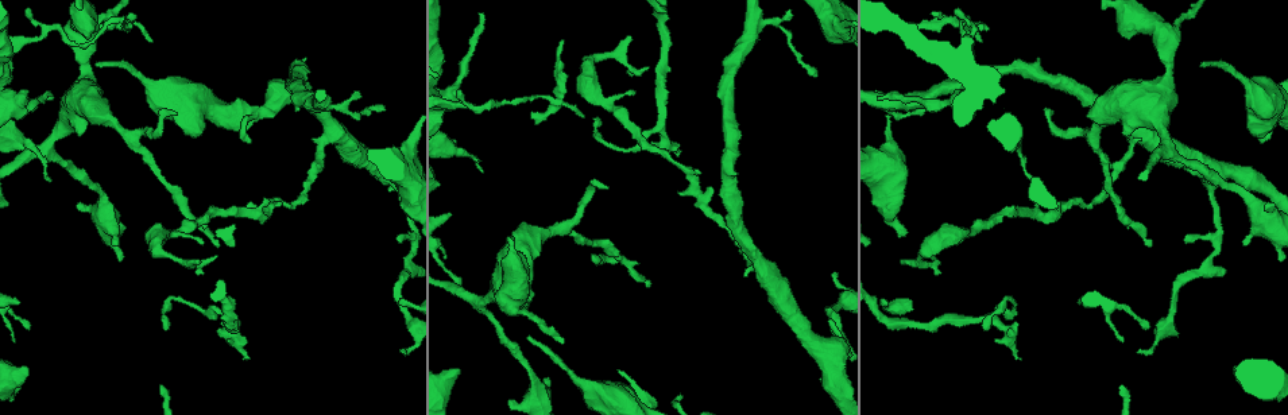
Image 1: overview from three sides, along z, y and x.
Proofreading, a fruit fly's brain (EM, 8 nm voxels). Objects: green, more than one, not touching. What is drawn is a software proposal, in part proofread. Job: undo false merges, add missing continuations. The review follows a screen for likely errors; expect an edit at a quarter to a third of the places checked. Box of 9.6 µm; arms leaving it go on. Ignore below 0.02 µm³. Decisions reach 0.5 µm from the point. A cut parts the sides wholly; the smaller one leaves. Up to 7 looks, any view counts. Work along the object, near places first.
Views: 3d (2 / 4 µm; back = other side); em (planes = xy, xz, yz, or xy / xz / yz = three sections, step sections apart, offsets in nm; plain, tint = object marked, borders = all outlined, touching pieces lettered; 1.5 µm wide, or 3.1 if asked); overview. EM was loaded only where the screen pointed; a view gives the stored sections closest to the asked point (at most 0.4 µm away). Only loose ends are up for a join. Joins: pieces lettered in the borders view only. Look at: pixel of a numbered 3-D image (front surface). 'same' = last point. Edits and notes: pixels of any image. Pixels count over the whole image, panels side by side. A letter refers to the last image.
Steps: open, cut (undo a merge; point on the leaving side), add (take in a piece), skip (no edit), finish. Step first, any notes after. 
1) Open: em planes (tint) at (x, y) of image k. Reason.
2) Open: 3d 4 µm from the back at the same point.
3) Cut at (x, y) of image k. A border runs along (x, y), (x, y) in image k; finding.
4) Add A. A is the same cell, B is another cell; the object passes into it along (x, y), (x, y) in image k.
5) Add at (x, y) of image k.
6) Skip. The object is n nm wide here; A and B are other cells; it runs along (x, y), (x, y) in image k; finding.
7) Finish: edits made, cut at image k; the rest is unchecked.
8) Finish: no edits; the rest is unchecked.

Open: 3d 2 µm at (121, 20) of image 1. Sharp bend.

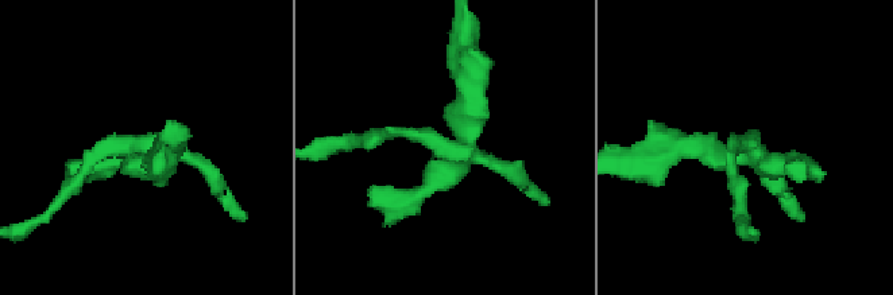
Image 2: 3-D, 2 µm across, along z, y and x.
Open: em planes (borders) at (453, 142) of image 2.

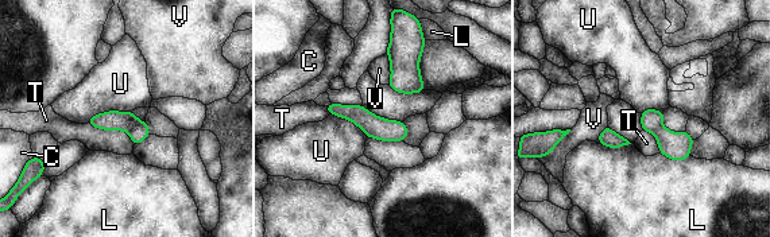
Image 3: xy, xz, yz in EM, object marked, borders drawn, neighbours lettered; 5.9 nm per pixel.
Cut at (138, 133) of image 3. C, L, T, U and V are other cells; a border runs along (140, 121), (128, 132) in image 3; two neurons meet here.

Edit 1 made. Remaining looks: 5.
Open: 3d 4 µm at (632, 38) of image 1. Thin end.

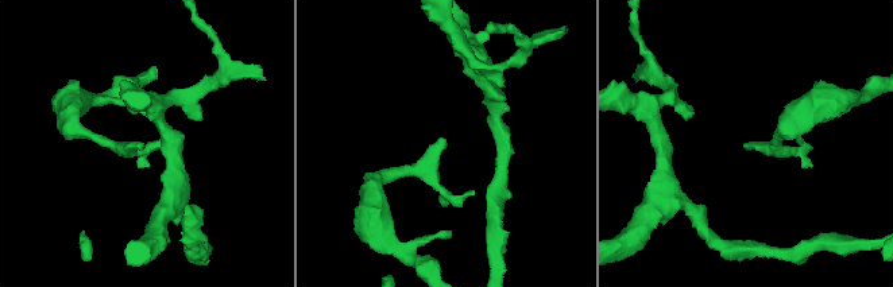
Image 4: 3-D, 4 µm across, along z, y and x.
Open: em planes (borders) at (144, 146) of image 4.

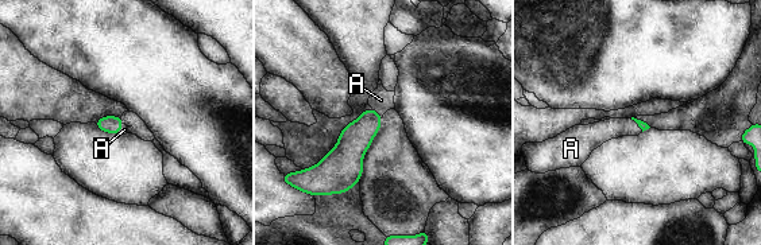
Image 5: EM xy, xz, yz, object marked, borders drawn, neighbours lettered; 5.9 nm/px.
Add A. A is the same cell; the object passes into it along (355, 139), (377, 112), (381, 100) in image 5; it goes on there.

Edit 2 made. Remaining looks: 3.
Open: em planes (borders) at (596, 121) of image 1. Branch stops here.

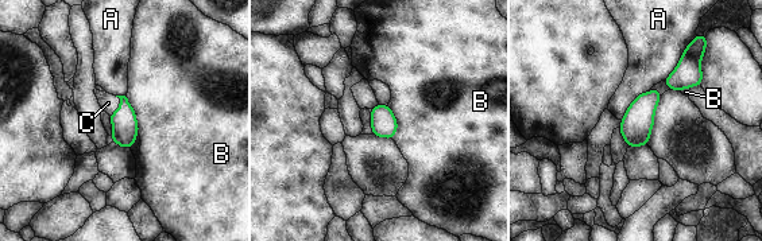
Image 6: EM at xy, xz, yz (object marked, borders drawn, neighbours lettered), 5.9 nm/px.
Add C. C is the same cell, A and B are other cells; the object passes into it along (124, 125), (119, 107), (108, 102) in image 6; the neuron continues.

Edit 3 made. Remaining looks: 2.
Finish: edits made, cut at image 3, add at image 5, add at image 6; the rest is unchecked.

